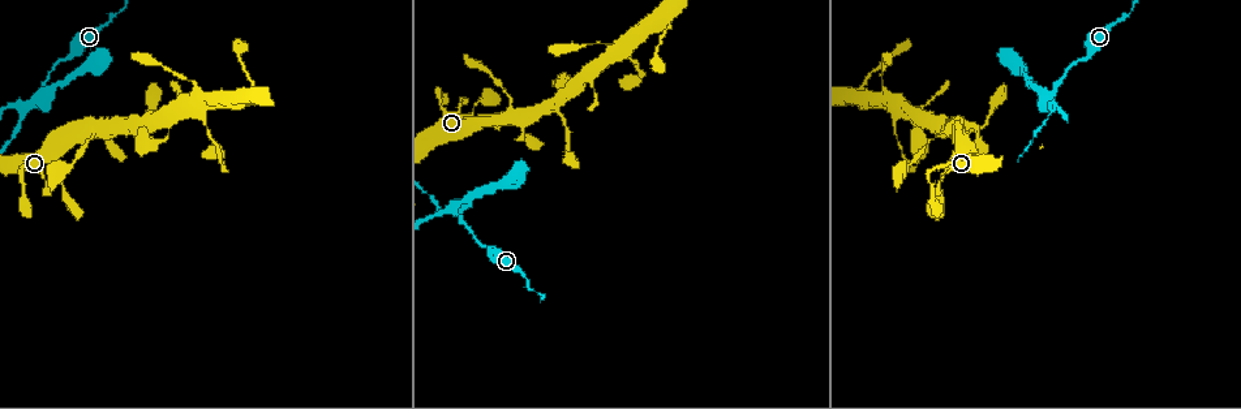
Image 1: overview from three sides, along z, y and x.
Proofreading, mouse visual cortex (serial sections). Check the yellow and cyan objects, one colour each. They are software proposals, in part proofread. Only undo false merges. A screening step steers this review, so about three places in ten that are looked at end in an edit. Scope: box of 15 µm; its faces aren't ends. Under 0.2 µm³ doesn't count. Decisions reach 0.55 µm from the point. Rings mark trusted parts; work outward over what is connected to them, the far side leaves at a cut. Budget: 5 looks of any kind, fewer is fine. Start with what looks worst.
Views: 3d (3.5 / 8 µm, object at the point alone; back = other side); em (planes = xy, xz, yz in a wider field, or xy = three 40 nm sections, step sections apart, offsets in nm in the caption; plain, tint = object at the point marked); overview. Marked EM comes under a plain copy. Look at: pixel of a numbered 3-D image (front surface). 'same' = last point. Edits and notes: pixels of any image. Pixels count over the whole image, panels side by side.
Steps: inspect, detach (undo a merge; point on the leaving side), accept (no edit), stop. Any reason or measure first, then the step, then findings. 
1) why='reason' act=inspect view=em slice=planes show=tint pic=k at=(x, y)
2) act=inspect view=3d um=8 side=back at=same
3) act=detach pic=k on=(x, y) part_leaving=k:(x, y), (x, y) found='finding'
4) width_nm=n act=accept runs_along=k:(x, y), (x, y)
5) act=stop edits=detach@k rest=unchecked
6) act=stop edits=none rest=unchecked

why='two arms at a narrow angle' act=inspect view=em slice=planes show=tint pic=1 at=(37, 100)

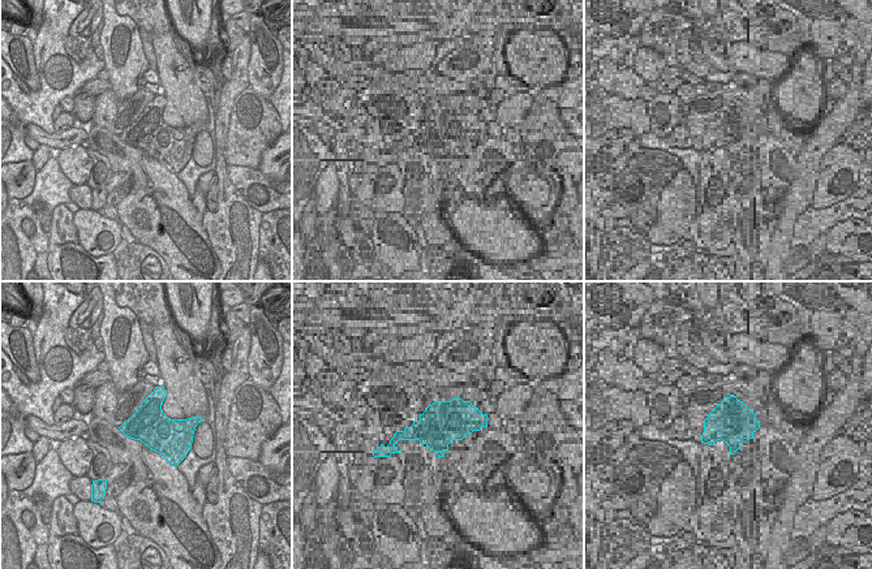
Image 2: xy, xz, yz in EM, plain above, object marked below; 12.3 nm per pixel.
why='see where the arms go' act=inspect view=3d um=3.5 at=same

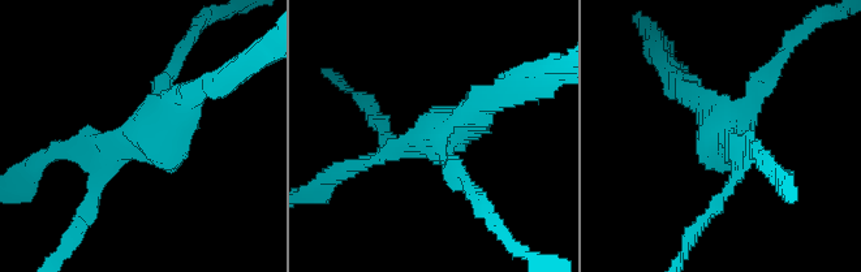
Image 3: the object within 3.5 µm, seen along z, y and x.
width_nm=460 act=detach pic=3 on=(156, 132) part_leaving=3:(153, 119), (156, 130), (224, 78) found='two cells meet here'

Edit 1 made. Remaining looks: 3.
why='redraw' act=inspect view=overview

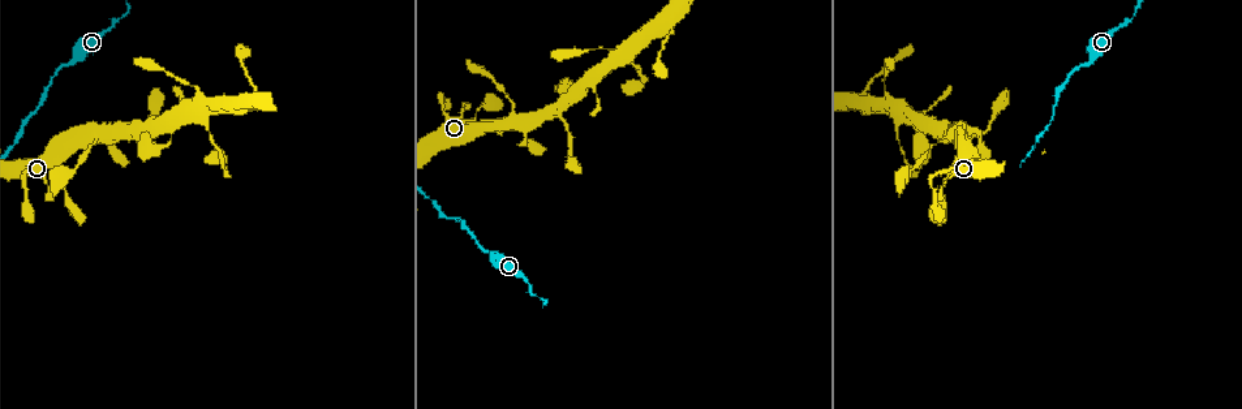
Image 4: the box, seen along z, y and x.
why='abrupt turn' act=inspect view=3d um=3.5 pic=4 at=(949, 135)

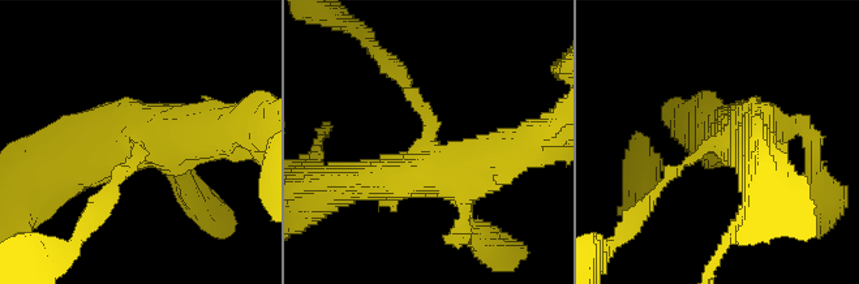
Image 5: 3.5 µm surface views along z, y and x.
act=inspect view=em slice=xy step=3 show=tint pic=5 at=(433, 148)

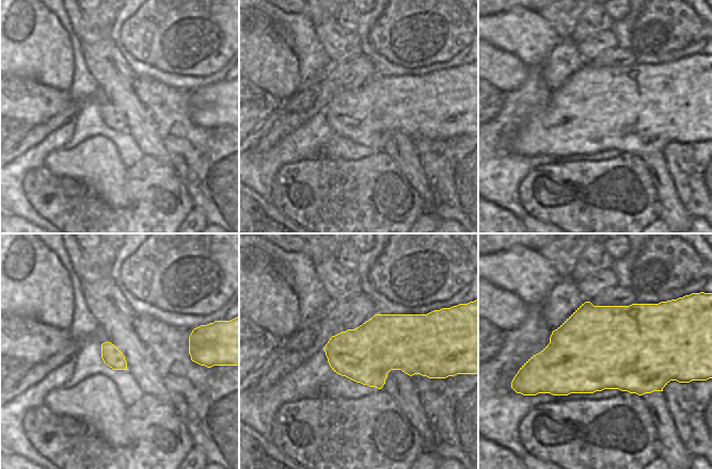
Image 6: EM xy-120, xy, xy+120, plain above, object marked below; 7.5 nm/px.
act=accept runs_along=5:(61, 170), (117, 142), (222, 134) found='one cell here'

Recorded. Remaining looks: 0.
act=stop edits=detach@3 rest=unchecked

